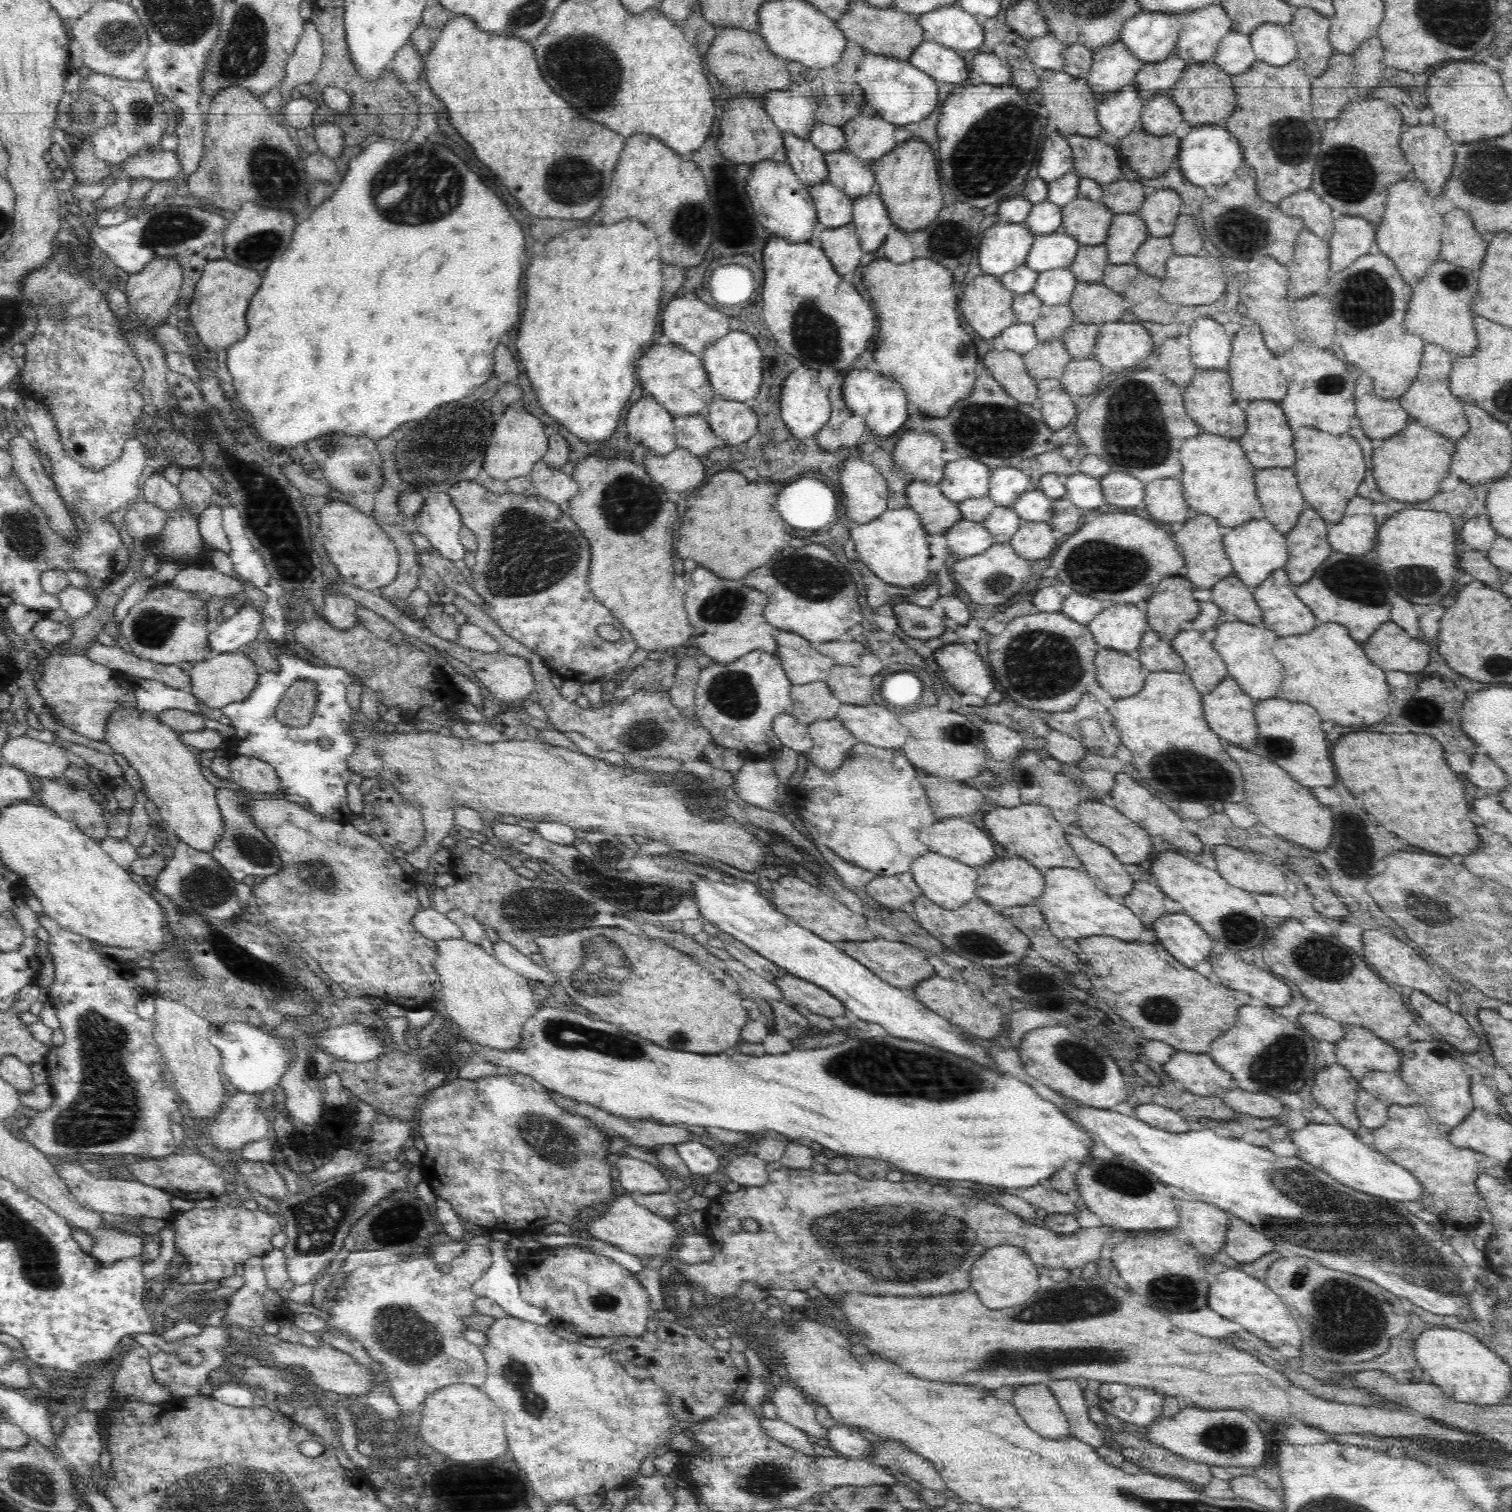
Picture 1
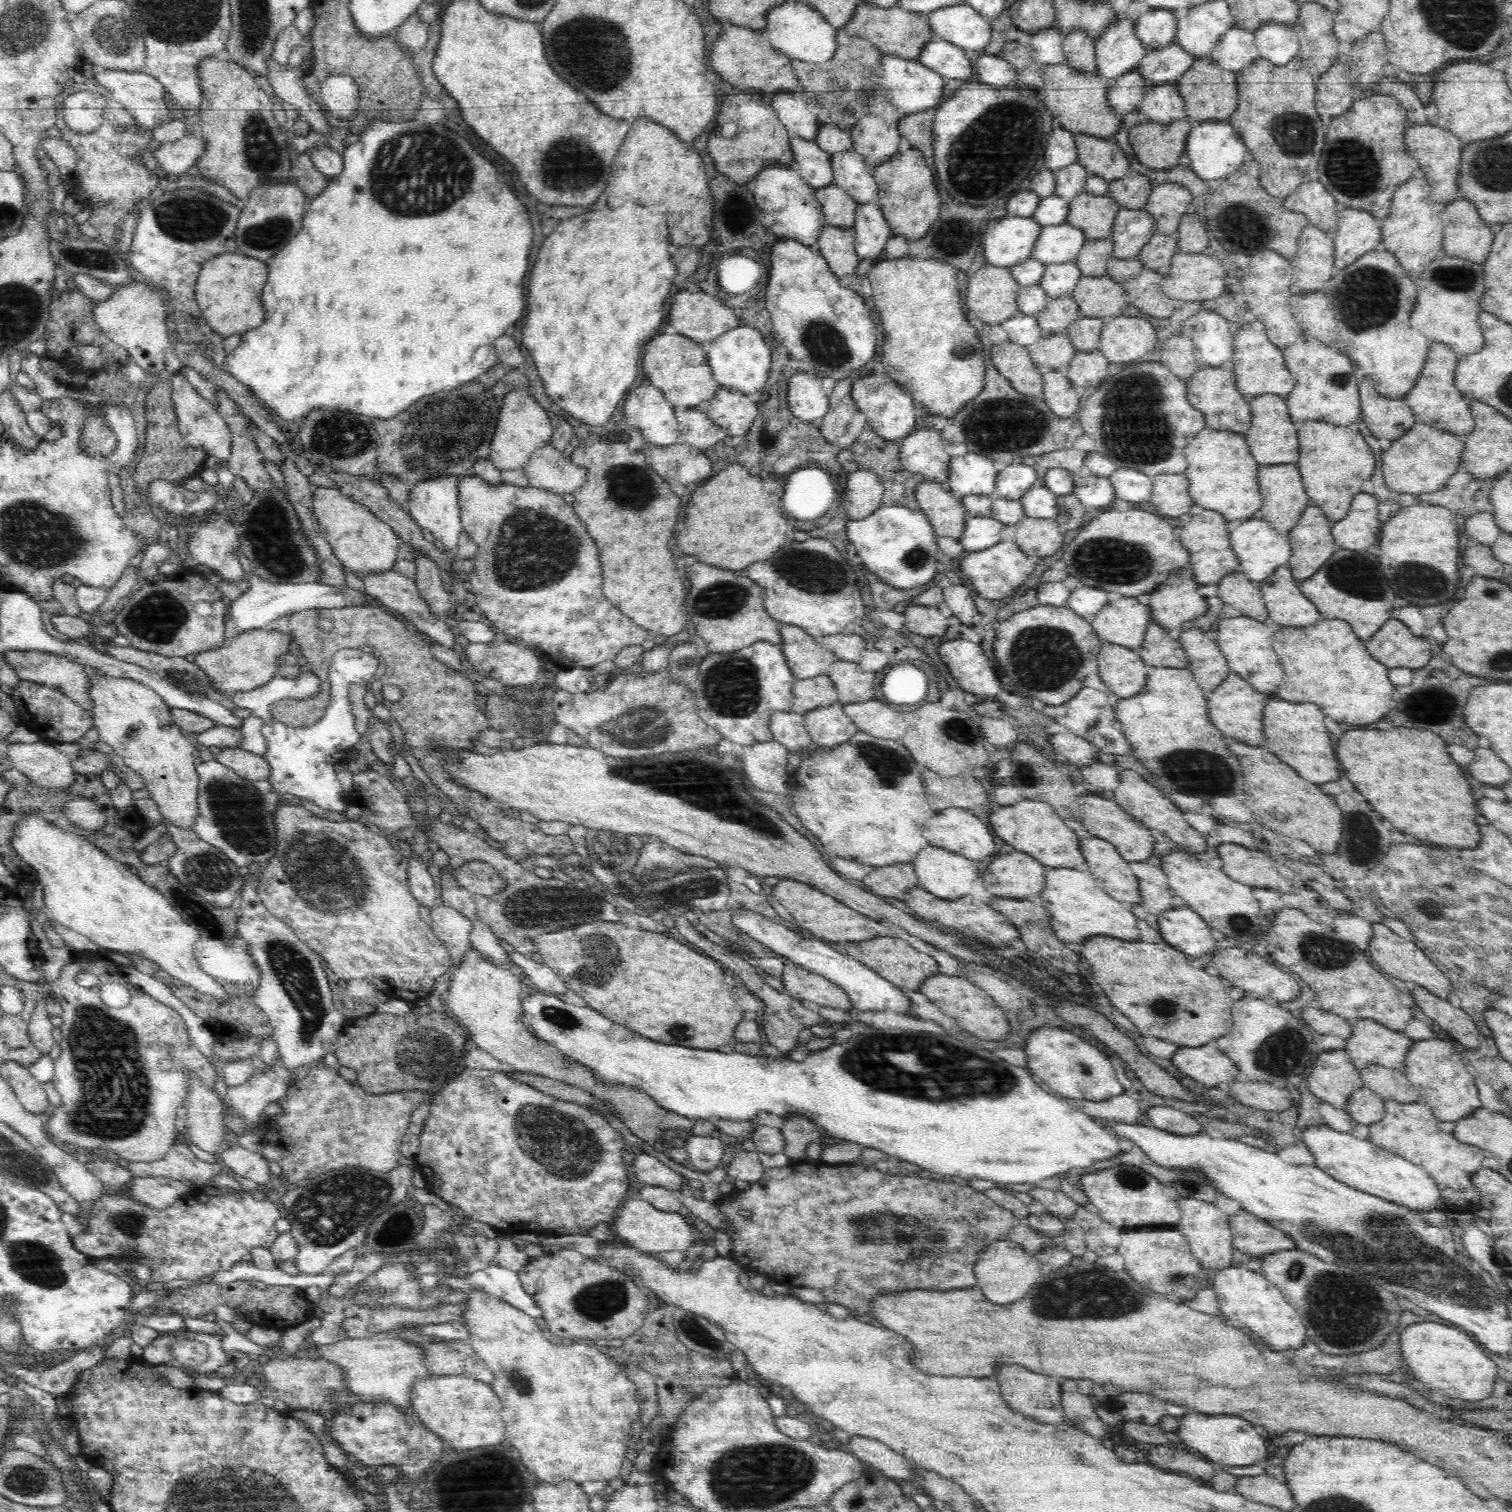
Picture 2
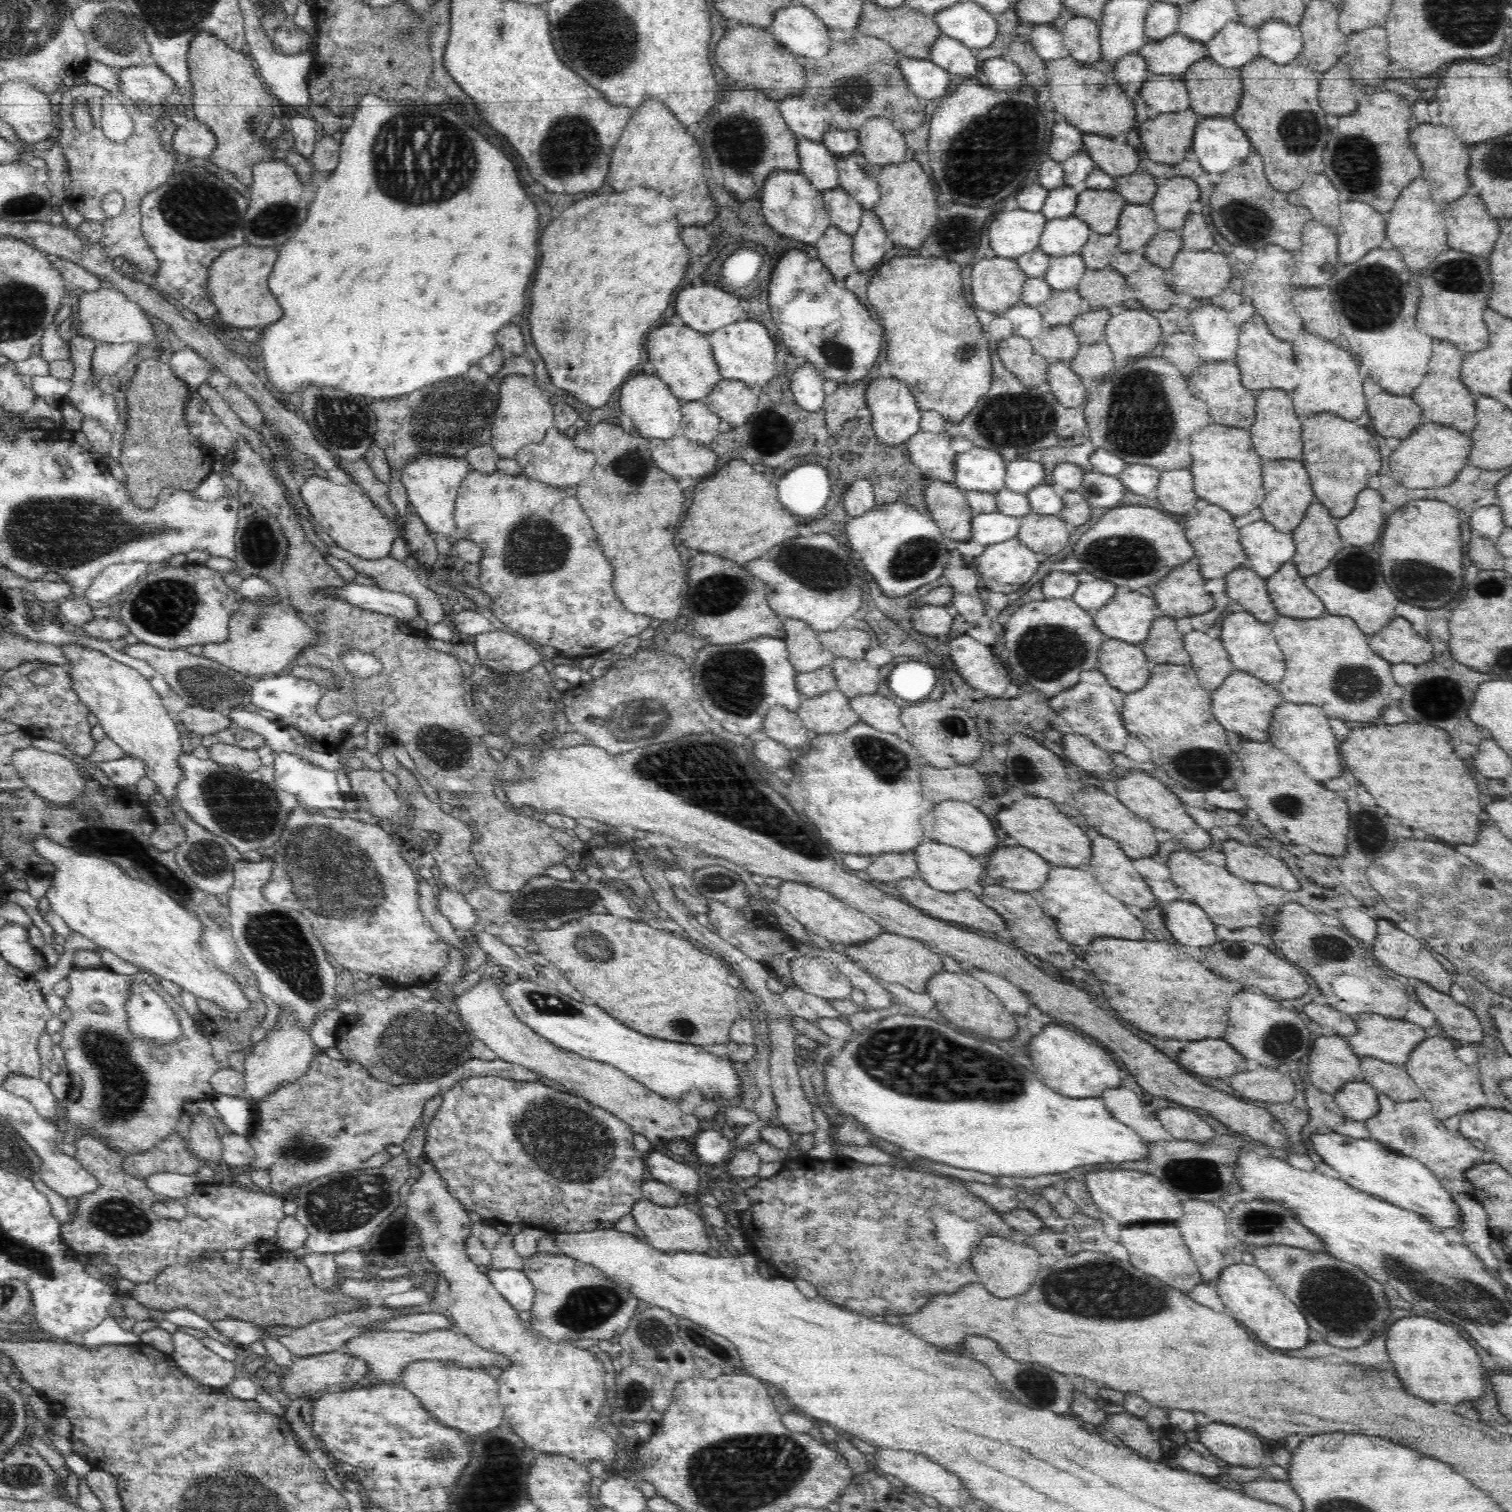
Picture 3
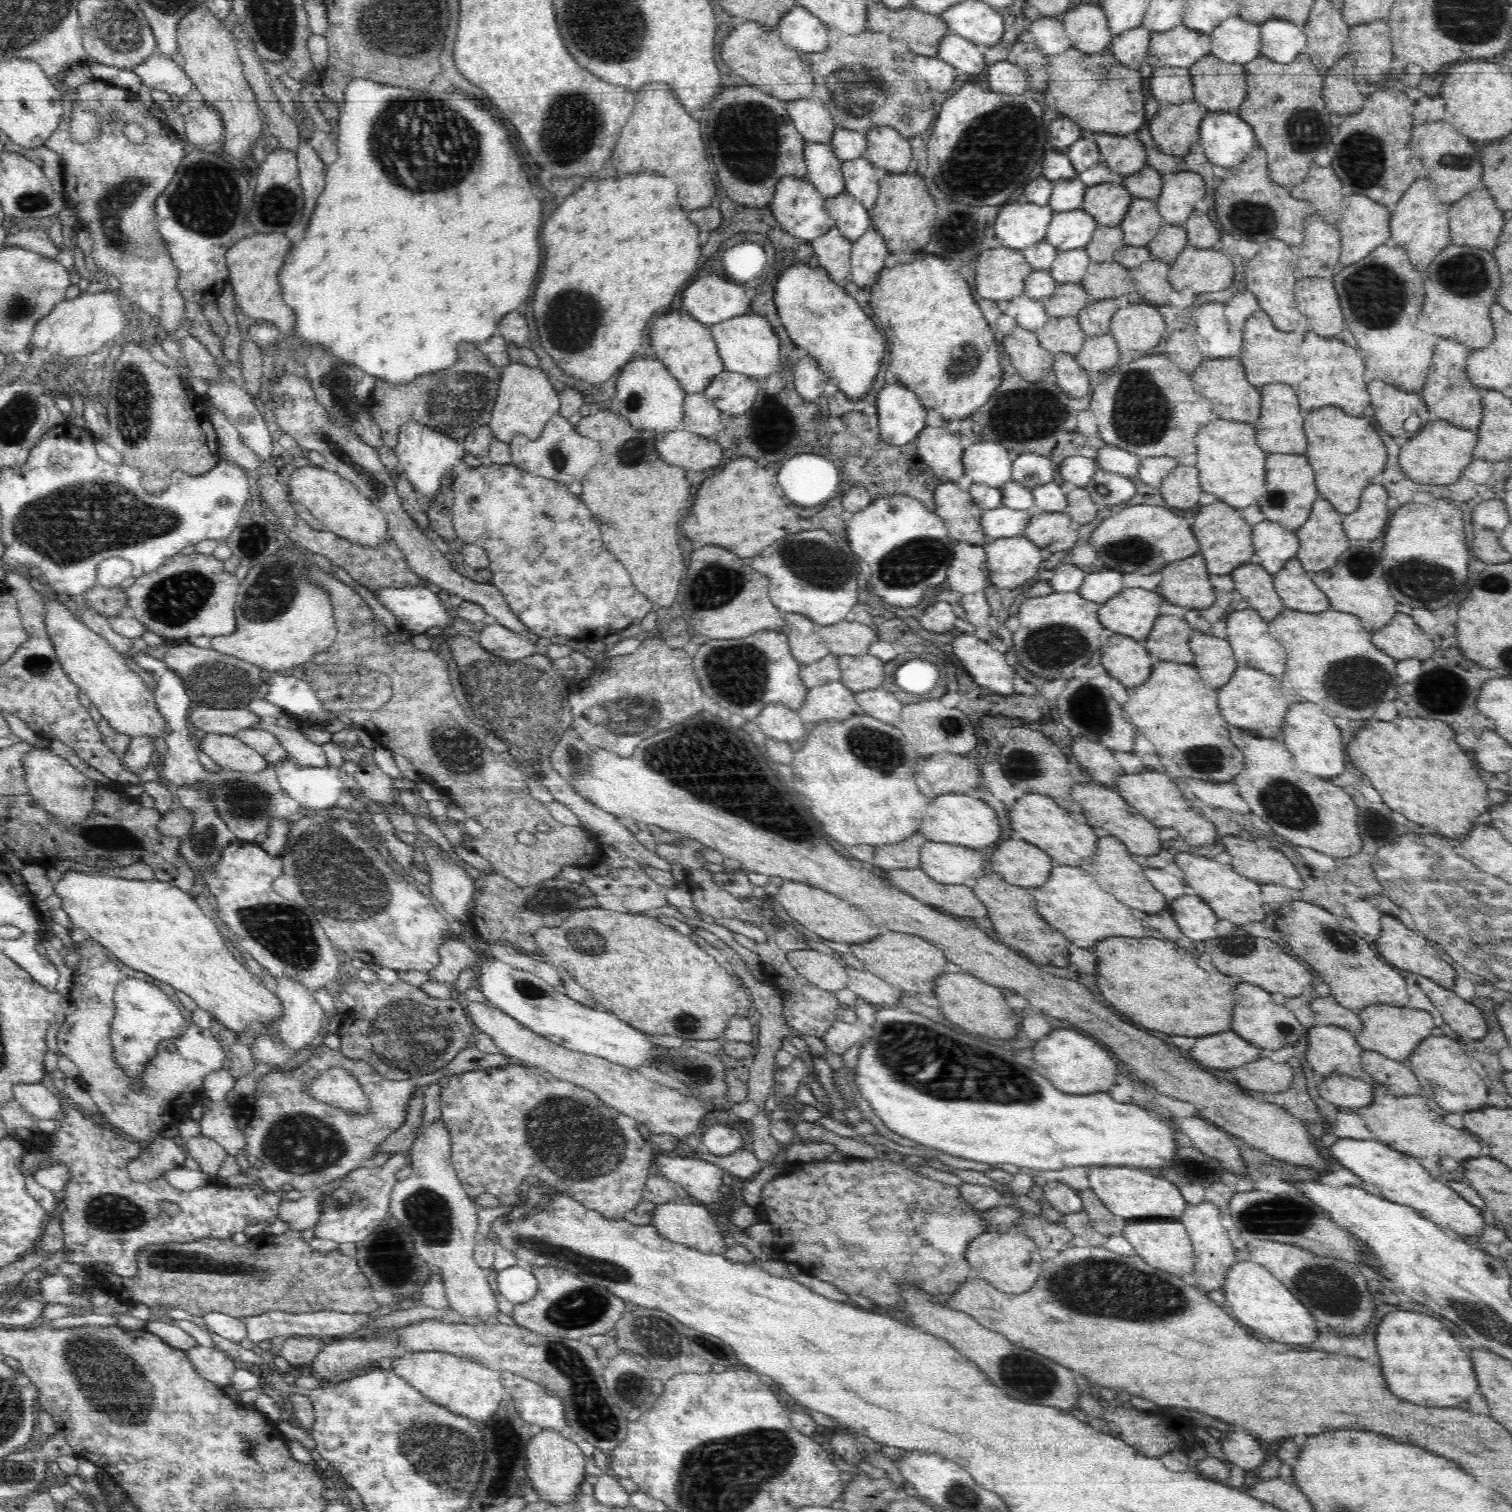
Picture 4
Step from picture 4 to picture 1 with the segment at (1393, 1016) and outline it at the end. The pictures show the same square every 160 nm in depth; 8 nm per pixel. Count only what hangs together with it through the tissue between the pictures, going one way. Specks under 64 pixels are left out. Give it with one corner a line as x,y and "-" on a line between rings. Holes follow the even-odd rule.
1350,1025
1346,1034
1335,1043
1337,1064
1347,1068
1359,1083
1366,1072
1397,1071
1403,1055
1390,1043
1363,1026

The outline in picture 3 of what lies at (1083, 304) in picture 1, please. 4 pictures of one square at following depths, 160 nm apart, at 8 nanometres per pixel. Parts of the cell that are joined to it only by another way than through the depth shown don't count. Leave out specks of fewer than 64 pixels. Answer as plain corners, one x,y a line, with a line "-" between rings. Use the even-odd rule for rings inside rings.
1112,268
1087,270
1076,291
1086,300
1091,310
1109,309
1123,304
1132,297
1132,289
1126,276

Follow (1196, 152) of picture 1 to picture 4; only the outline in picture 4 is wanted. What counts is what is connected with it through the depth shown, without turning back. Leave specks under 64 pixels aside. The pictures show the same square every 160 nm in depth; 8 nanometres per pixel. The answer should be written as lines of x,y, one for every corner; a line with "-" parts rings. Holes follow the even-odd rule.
1236,111
1208,112
1199,128
1199,143
1216,166
1235,166
1258,144
1252,126

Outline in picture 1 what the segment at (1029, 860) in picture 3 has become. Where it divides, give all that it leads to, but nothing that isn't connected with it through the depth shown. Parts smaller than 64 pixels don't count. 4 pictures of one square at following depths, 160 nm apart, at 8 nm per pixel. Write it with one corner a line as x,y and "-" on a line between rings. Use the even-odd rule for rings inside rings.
1020,856
996,860
976,869
979,873
975,890
977,898
996,908
1034,905
1045,887
1043,874
1040,874
1041,869
1032,866
1032,863

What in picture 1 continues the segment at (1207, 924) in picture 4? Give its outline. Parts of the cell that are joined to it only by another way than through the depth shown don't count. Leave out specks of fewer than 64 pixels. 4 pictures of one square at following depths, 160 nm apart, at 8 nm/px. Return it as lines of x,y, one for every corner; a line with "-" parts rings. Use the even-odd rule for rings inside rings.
1183,910
1164,914
1153,925
1158,942
1188,968
1208,960
1208,956
1217,950
1213,938

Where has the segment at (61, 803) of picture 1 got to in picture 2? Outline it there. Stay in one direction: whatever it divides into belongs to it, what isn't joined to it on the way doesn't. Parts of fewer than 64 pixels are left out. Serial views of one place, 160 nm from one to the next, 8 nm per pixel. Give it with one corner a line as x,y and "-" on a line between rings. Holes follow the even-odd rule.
73,798
63,804
64,816
78,828
98,830
106,824
106,814
93,801
87,798

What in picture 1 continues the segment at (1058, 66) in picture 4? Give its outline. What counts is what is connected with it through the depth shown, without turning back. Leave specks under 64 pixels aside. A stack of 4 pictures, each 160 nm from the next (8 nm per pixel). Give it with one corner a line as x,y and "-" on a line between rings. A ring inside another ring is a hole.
1043,70
1040,81
1042,100
1050,118
1057,124
1060,135
1084,135
1085,137
1102,137
1100,123
1097,119
1098,98
1093,93
1085,77
1076,78
1063,70

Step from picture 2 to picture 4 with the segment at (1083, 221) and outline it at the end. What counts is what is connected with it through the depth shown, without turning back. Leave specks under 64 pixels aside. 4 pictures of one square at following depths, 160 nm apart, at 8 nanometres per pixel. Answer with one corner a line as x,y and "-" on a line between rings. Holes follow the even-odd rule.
1104,182
1087,189
1081,209
1091,214
1097,225
1116,227
1124,220
1134,199
1123,184

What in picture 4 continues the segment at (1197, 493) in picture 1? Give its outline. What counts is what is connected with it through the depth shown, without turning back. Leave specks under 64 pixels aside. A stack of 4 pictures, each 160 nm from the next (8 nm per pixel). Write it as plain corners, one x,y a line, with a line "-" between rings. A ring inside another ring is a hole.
1217,418
1209,422
1195,436
1196,454
1191,460
1199,472
1199,483
1204,494
1214,494
1214,499
1244,509
1264,496
1266,459
1268,452
1258,447
1254,424

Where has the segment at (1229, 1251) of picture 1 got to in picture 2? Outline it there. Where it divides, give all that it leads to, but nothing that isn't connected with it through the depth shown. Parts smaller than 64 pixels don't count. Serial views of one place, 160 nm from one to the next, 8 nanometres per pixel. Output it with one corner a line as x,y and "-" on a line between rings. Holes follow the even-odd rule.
1240,1209
1229,1216
1233,1246
1236,1250
1250,1256
1264,1255
1279,1250
1294,1249
1295,1242
1283,1230
1270,1226
1262,1220

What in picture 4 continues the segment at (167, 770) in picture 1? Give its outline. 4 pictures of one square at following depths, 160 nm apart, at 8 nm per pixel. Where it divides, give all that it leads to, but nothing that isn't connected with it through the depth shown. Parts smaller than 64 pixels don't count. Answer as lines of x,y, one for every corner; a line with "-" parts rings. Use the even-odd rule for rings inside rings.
45,598
47,617
44,624
56,657
70,681
84,691
92,704
116,732
129,737
153,736
160,738
166,732
166,720
160,715
153,690
127,664
127,660
108,642
88,628
78,615
57,598

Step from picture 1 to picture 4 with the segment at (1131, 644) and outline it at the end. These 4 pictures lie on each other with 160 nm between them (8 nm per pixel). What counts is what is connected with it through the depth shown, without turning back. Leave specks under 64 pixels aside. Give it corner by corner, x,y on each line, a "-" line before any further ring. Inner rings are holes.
1123,588
1116,596
1101,603
1097,615
1104,628
1144,641
1161,615
1163,600
1162,595
1144,588

